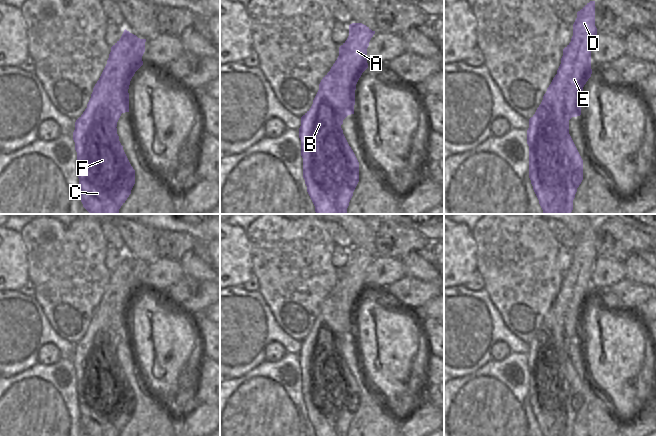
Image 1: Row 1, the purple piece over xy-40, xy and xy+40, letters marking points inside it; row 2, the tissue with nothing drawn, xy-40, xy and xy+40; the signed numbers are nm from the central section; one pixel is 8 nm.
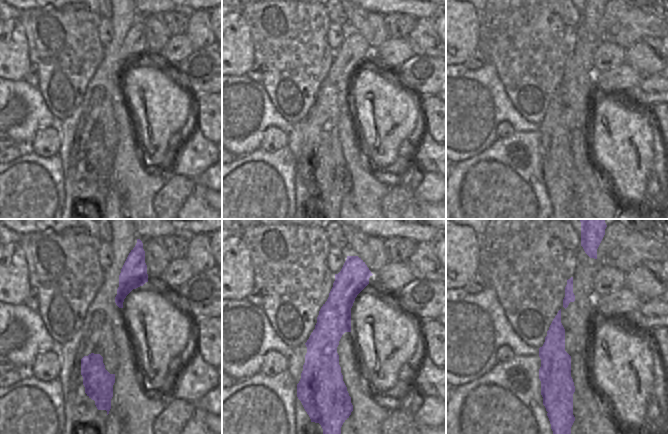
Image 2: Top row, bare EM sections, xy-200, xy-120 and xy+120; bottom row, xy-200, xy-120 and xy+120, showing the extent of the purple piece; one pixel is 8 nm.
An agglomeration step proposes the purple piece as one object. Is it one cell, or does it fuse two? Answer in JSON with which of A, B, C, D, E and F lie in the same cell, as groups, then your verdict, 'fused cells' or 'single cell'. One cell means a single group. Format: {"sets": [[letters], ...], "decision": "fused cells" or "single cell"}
{"sets": [["A", "D", "E"], ["B", "C", "F"]], "decision": "fused cells"}

